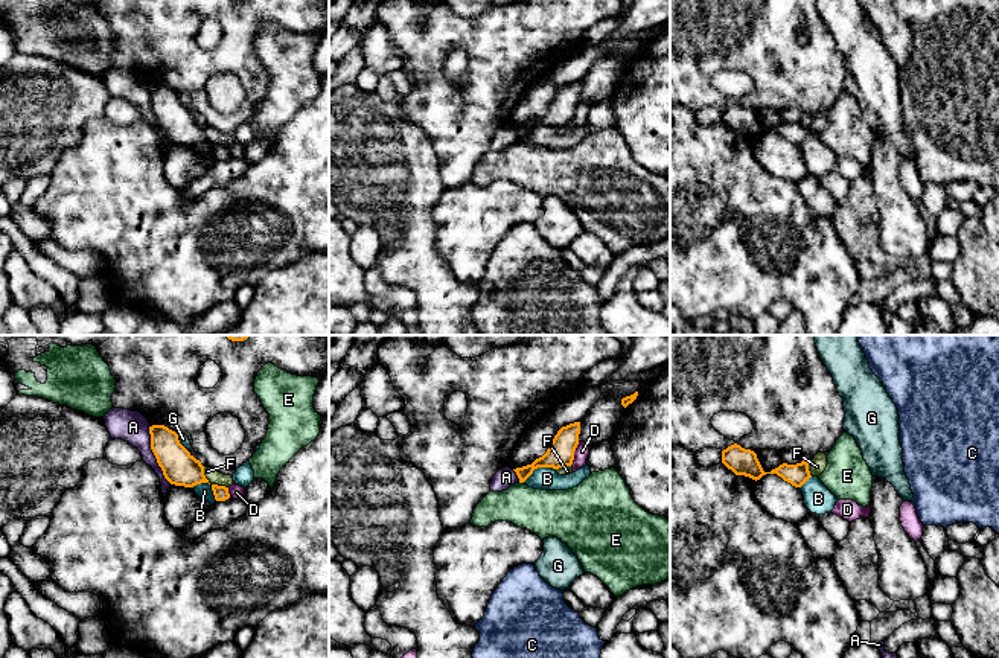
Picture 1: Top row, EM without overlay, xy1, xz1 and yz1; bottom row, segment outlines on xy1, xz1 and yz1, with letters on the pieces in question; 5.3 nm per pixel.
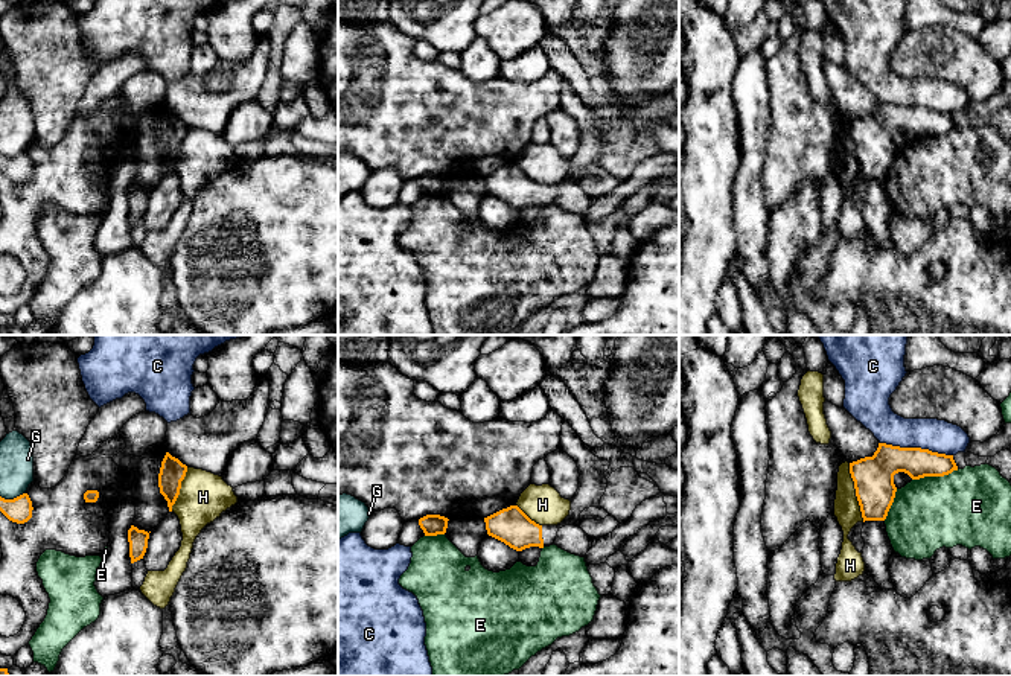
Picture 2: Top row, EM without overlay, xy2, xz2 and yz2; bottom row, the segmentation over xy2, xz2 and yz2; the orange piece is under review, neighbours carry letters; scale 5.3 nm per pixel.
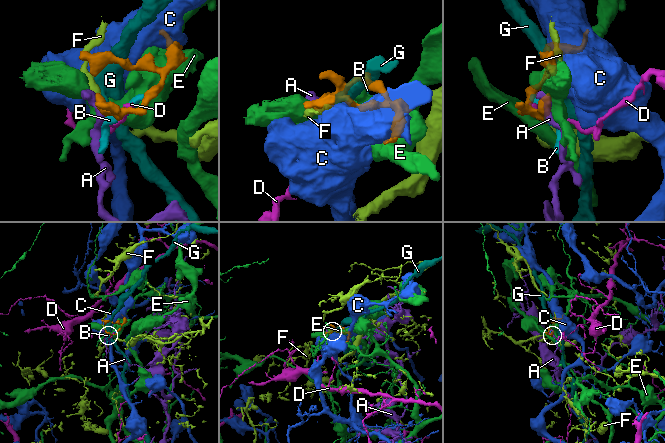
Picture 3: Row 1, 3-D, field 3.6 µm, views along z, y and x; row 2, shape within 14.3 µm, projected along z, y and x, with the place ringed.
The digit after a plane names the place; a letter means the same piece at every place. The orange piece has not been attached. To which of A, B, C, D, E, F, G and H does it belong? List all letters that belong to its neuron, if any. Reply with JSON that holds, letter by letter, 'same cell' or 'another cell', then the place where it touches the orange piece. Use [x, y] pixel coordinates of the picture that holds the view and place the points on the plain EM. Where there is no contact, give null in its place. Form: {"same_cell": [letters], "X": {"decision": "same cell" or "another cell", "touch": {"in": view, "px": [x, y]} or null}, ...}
{"same_cell": [], "A": {"decision": "another cell", "touch": {"in": "xy1", "px": [154, 113]}}, "B": {"decision": "another cell", "touch": {"in": "xy1", "px": [209, 142]}}, "C": {"decision": "another cell", "touch": {"in": "yz2", "px": [917, 107]}}, "D": {"decision": "another cell", "touch": {"in": "xz1", "px": [573, 111]}}, "E": {"decision": "another cell", "touch": {"in": "yz2", "px": [935, 134]}}, "F": {"decision": "another cell", "touch": {"in": "xy1", "px": [209, 142]}}, "G": {"decision": "another cell", "touch": {"in": "xy1", "px": [180, 102]}}, "H": {"decision": "another cell", "touch": {"in": "yz2", "px": [856, 151]}}}

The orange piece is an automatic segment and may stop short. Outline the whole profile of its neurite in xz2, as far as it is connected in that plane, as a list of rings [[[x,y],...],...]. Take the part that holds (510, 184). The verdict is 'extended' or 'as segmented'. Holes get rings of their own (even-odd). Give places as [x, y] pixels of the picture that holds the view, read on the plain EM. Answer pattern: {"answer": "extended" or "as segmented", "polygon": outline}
{"answer": "extended", "polygon": [[[563,79],[560,90],[560,108],[566,111],[579,126],[579,148],[569,158],[569,174],[557,184],[539,184],[531,180],[518,164],[502,167],[484,177],[487,193],[504,201],[516,210],[530,206],[550,206],[554,202],[557,190],[565,184],[579,184],[580,172],[589,166],[598,166],[606,151],[608,139],[604,131],[611,122],[591,111],[576,93],[572,85]]]}

